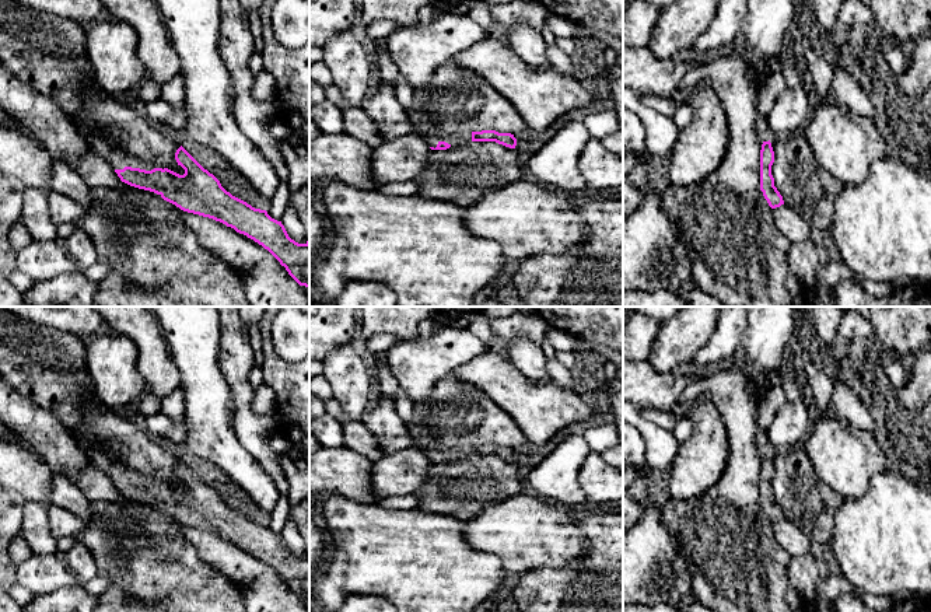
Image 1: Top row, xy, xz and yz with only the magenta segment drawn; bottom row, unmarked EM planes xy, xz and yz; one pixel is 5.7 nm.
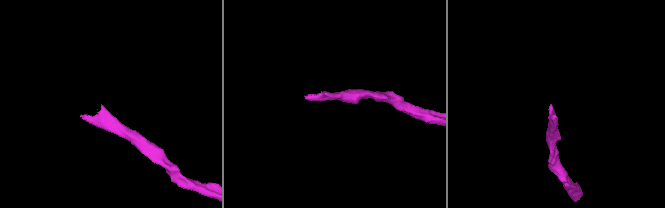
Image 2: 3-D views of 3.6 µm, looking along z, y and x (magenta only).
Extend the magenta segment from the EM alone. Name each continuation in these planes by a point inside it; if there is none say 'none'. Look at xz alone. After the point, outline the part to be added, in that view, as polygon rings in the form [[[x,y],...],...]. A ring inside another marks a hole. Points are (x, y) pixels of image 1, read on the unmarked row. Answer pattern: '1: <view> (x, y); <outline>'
1: xz (431, 453); [[[434,444],[431,447],[421,448],[421,451],[430,461],[434,461],[434,462],[440,455],[445,455],[451,459],[462,459],[472,455],[472,447],[454,448],[454,447],[442,447],[442,445]]]

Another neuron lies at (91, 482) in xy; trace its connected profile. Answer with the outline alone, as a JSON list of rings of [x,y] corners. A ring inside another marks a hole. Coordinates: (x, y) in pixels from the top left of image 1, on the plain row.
[[[90,461],[88,466],[70,480],[90,501],[106,501],[125,504],[127,500],[120,494],[115,483]]]

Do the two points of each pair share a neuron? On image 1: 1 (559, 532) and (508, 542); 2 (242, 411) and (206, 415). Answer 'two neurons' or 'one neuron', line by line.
1: one neuron
2: two neurons

